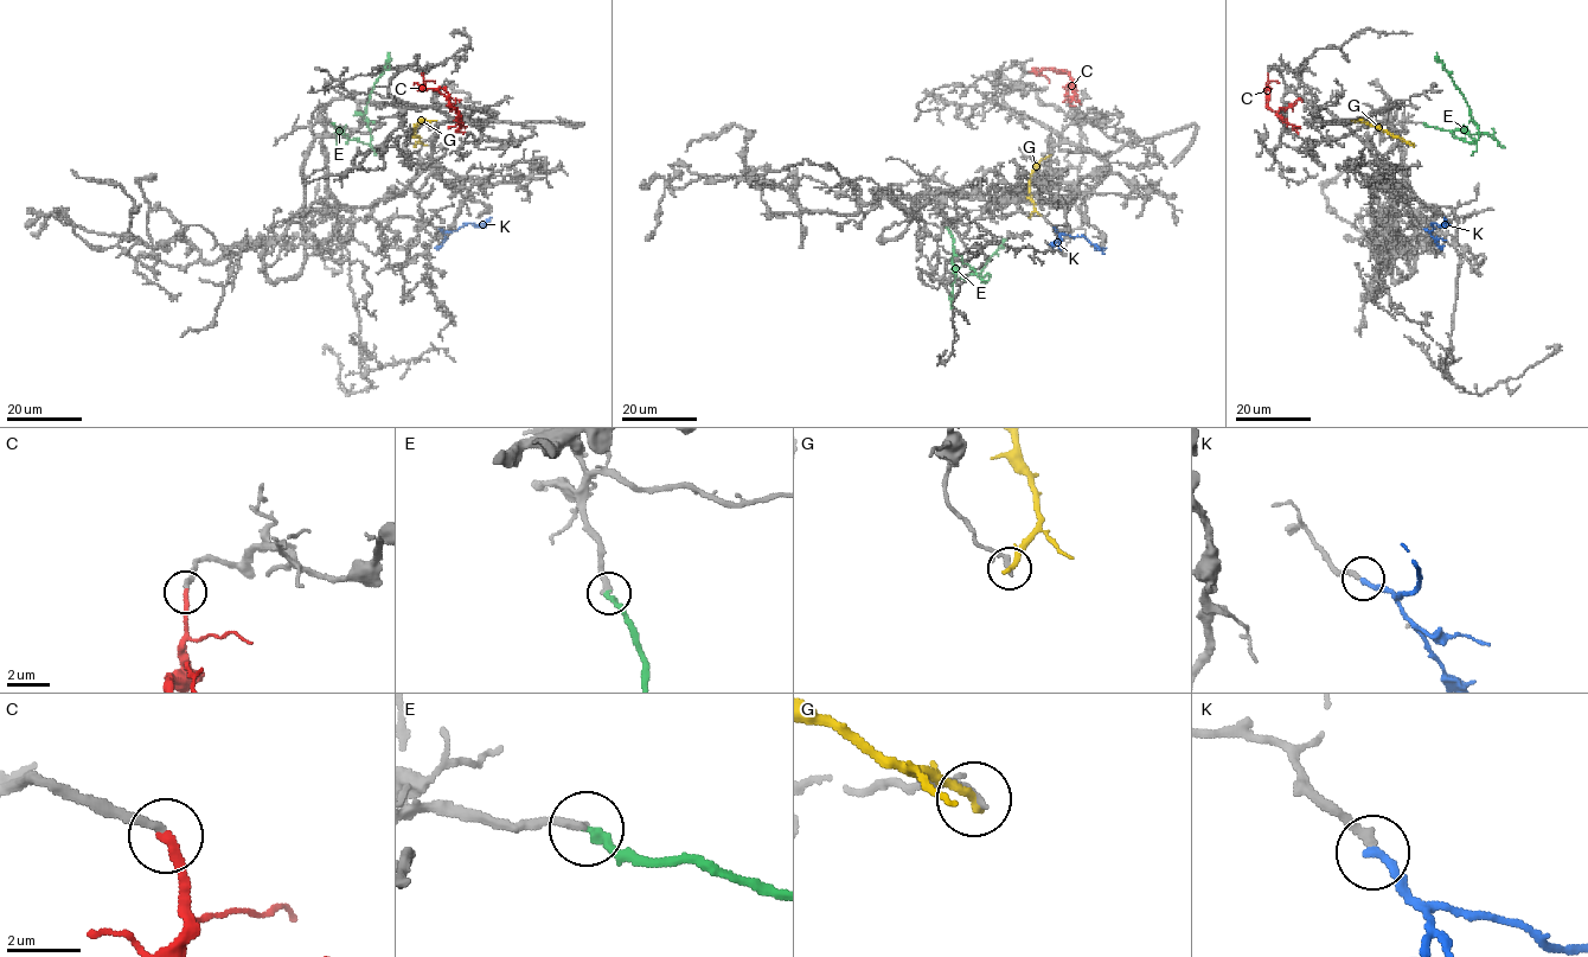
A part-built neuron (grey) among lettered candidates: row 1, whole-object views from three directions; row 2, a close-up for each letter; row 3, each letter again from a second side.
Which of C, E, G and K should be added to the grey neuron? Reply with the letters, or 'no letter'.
C, E, K

